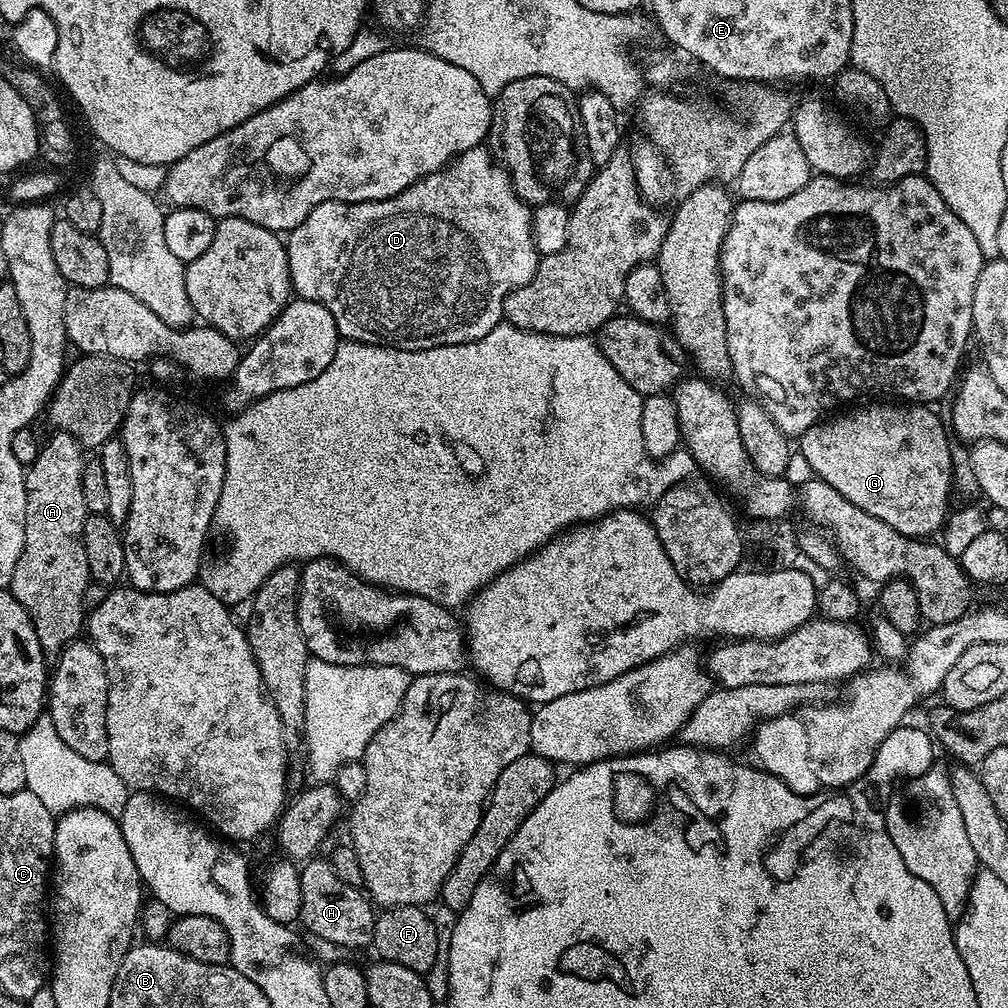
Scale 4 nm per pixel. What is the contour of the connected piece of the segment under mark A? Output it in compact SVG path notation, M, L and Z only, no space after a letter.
M56 430L49 440L43 441L38 458L27 465L24 473L26 486L26 542L14 566L10 591L30 614L34 630L45 653L56 654L77 639L86 628L84 595L90 583L88 559L84 549L84 523L89 518L86 498L82 498L82 482L86 463L85 449L70 434Z

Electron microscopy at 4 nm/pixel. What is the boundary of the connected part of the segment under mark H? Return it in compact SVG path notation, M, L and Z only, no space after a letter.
M313 858L300 868L302 878L302 910L300 911L299 923L305 924L314 935L328 944L337 944L340 948L368 948L374 938L374 926L376 925L377 913L374 905L367 895L360 888L350 886L342 882L335 873L331 859Z

